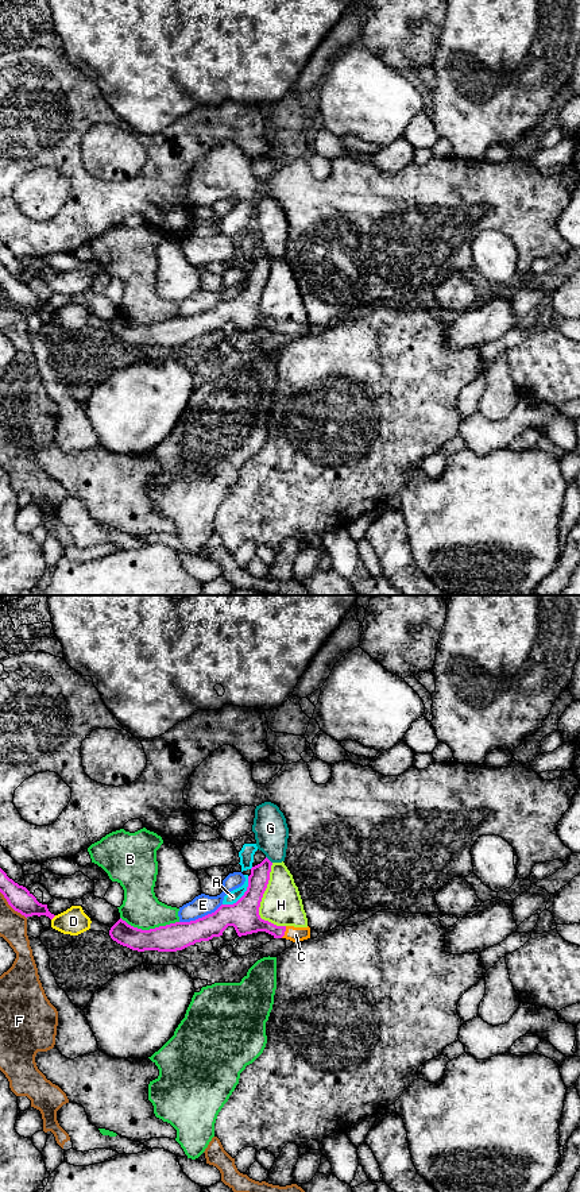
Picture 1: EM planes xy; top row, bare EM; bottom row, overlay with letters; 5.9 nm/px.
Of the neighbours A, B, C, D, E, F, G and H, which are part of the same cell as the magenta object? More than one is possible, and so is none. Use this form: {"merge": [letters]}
{"merge": ["C"]}

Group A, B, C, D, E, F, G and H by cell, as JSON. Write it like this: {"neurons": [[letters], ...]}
{"neurons": [["A", "B"], ["C"], ["D"], ["E"], ["F"], ["G"], ["H"]]}

